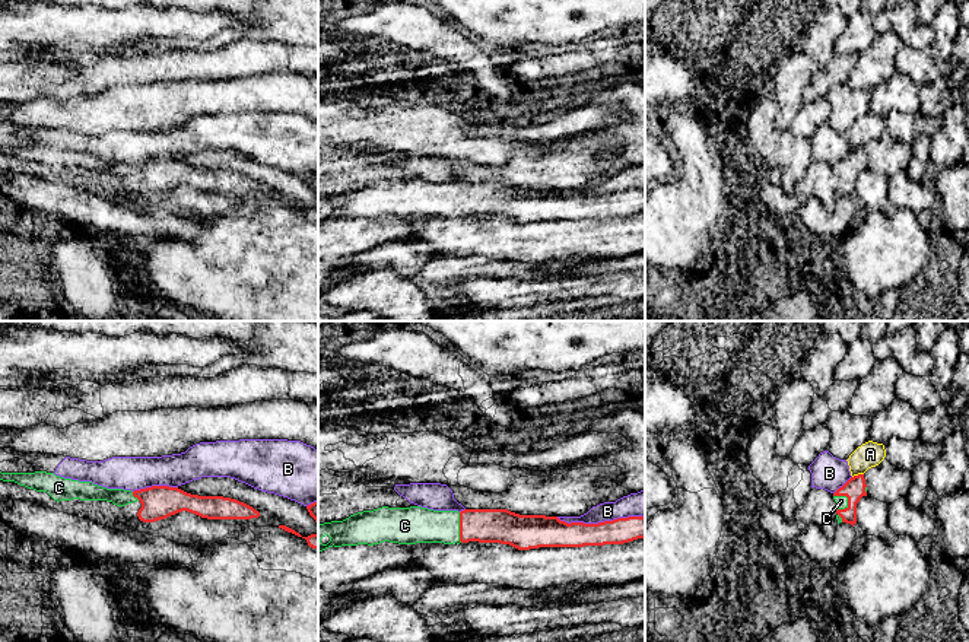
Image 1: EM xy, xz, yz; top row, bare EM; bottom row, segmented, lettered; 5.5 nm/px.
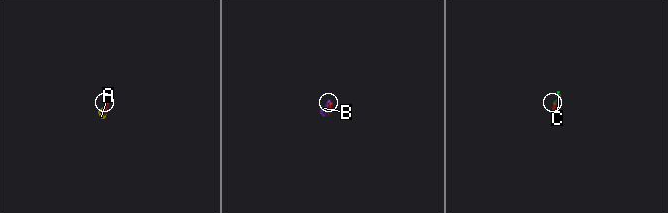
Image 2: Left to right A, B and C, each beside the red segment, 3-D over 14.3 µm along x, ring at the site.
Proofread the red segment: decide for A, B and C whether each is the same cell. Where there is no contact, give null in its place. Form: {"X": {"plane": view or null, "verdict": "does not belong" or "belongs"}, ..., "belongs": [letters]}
{"A": {"plane": "yz", "verdict": "does not belong"}, "B": {"plane": "xz", "verdict": "does not belong"}, "C": {"plane": "yz", "verdict": "belongs"}, "belongs": ["C"]}

